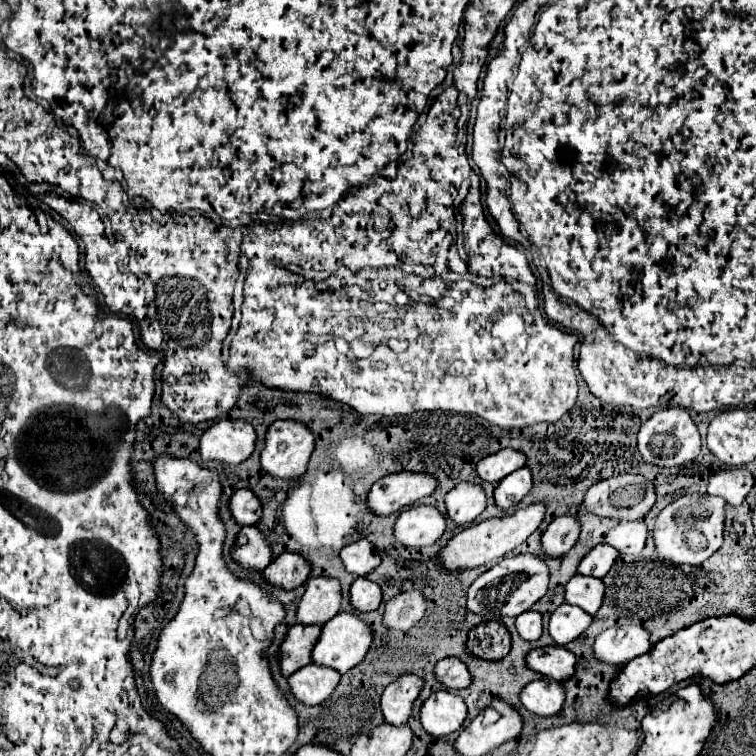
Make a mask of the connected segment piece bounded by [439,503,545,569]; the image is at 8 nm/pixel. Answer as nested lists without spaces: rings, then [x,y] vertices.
[[[533,503],[533,505],[527,505],[523,509],[517,509],[511,515],[495,517],[495,519],[487,519],[485,523],[471,525],[467,529],[463,529],[461,533],[457,533],[447,543],[447,547],[441,549],[439,563],[445,565],[445,569],[465,569],[465,567],[479,567],[479,565],[489,563],[489,561],[497,561],[499,557],[509,555],[533,531],[537,531],[537,527],[541,525],[543,517],[545,517],[545,503]]]

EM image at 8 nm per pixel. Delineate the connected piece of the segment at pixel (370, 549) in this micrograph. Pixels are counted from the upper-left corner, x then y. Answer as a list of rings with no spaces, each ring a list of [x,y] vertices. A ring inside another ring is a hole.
[[[359,539],[357,543],[351,543],[341,549],[341,561],[349,573],[365,577],[369,571],[379,567],[381,555],[369,539]]]

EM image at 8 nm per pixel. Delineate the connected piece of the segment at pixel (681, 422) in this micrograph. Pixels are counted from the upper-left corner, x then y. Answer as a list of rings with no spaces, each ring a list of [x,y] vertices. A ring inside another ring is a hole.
[[[671,407],[671,409],[661,409],[655,411],[639,429],[637,433],[637,441],[639,441],[639,451],[641,457],[651,463],[651,465],[659,465],[659,467],[675,467],[675,465],[683,465],[691,459],[695,459],[701,451],[701,435],[699,429],[695,425],[695,421],[689,417],[689,413],[681,407]]]

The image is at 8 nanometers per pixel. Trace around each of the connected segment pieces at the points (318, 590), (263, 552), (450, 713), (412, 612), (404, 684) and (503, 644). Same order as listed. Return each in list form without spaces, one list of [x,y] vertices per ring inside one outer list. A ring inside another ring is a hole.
[[[311,577],[297,607],[299,623],[323,625],[341,611],[341,583],[335,577]]]
[[[243,527],[241,537],[247,537],[247,541],[233,551],[233,559],[243,567],[243,569],[255,569],[263,571],[271,561],[273,561],[273,551],[271,543],[267,537],[255,527]]]
[[[449,691],[433,693],[421,707],[421,725],[429,735],[449,735],[457,731],[467,717],[465,701]]]
[[[421,591],[399,593],[387,603],[383,623],[389,629],[409,631],[423,617],[425,607],[427,607],[427,601],[425,601]]]
[[[403,673],[391,685],[385,687],[381,697],[381,709],[387,723],[403,725],[407,723],[413,703],[423,687],[423,677],[415,673]]]
[[[485,621],[479,623],[477,627],[473,627],[469,631],[469,639],[467,639],[467,649],[481,657],[481,659],[503,659],[509,649],[511,649],[511,635],[505,629],[505,625],[501,621]],[[481,641],[487,641],[489,645],[485,649],[481,649]]]

